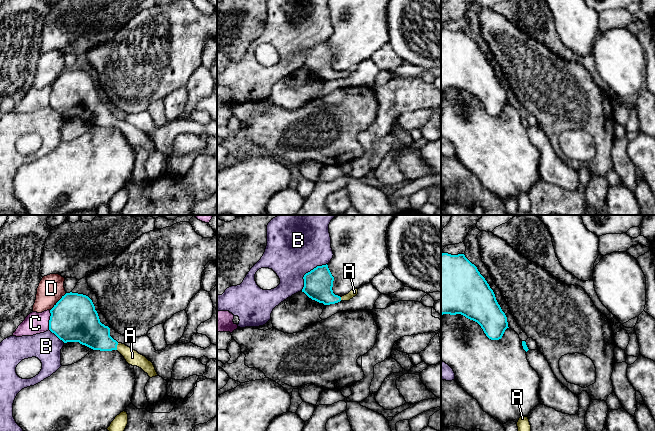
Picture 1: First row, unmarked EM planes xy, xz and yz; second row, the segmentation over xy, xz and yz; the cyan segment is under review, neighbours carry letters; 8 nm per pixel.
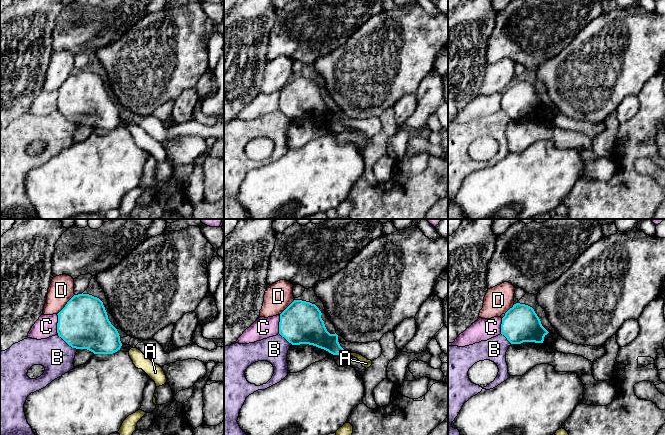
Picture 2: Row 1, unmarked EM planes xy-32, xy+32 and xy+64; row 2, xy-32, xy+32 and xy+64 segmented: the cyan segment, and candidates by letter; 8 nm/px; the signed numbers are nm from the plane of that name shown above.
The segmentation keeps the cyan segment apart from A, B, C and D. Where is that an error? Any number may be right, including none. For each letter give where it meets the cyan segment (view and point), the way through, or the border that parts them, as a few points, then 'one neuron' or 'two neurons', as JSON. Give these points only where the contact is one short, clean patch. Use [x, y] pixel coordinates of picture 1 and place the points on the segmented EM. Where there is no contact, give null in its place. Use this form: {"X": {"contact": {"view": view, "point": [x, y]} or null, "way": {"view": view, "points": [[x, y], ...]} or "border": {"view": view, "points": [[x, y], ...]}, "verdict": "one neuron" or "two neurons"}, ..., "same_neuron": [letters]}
{"A": {"contact": {"view": "xy", "point": [116, 346]}, "way": {"view": "xy", "points": [[89, 331], [102, 341], [116, 346], [122, 348], [132, 357]]}, "verdict": "one neuron"}, "B": {"contact": {"view": "xz", "point": [308, 272]}, "verdict": "two neurons"}, "C": {"contact": {"view": "xy", "point": [49, 320]}, "verdict": "two neurons"}, "D": {"contact": {"view": "xy", "point": [57, 302]}, "verdict": "two neurons"}, "same_neuron": ["A"]}

